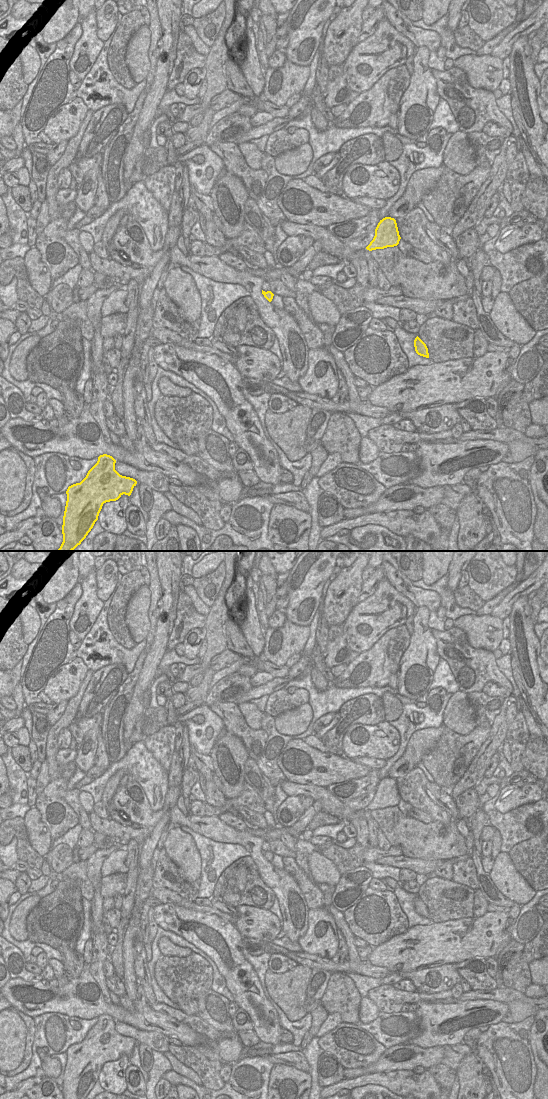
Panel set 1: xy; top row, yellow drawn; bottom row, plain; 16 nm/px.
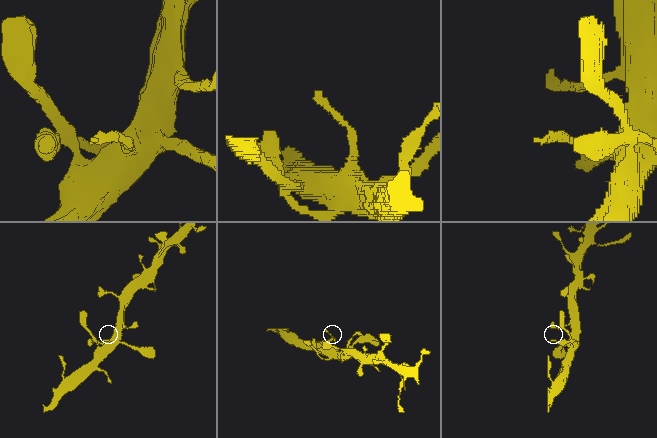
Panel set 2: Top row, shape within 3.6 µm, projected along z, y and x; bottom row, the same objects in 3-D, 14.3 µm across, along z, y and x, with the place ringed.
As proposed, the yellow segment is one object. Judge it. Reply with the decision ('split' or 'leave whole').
leave whole

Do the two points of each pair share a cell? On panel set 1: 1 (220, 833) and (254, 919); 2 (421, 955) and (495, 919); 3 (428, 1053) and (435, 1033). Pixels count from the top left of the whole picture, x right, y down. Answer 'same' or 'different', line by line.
1: different
2: same
3: different

